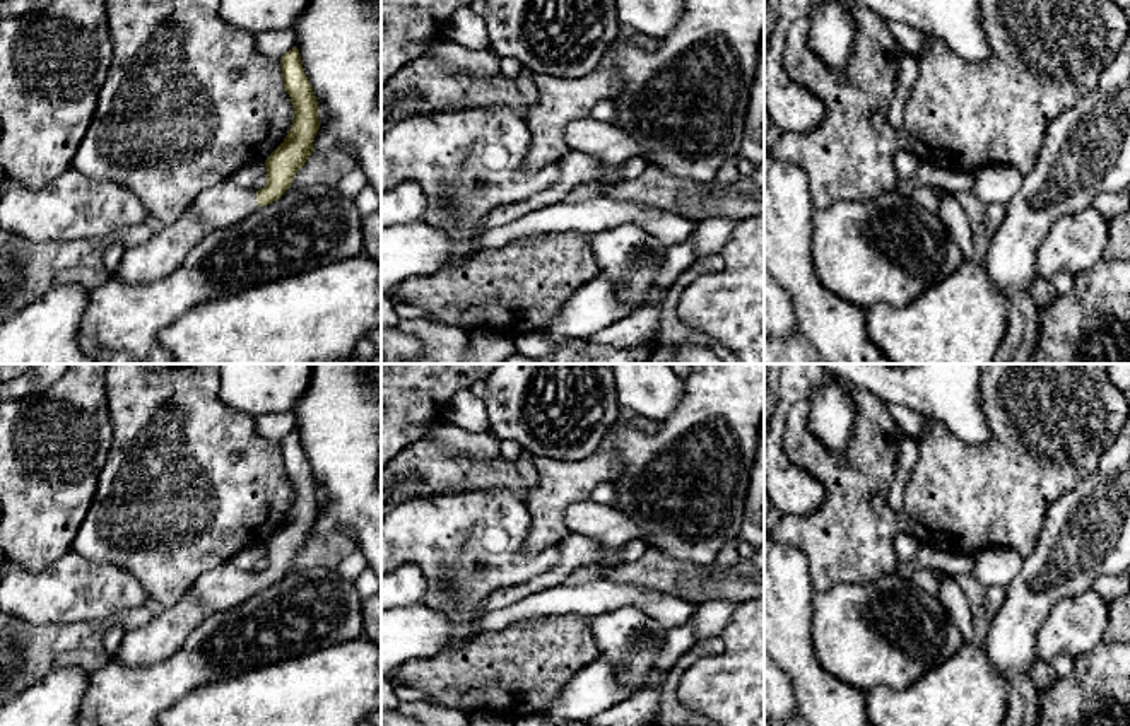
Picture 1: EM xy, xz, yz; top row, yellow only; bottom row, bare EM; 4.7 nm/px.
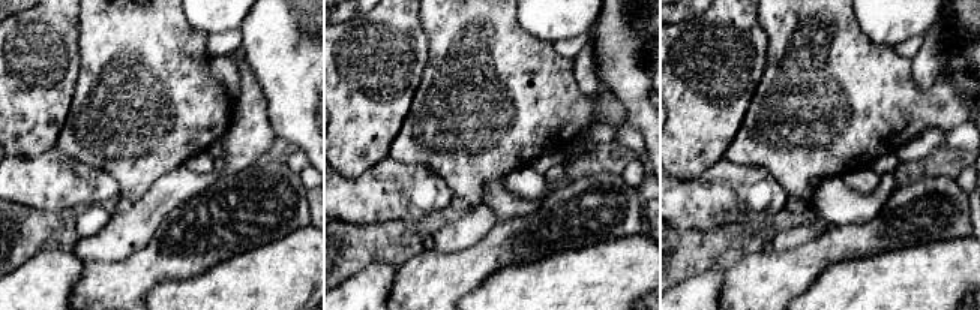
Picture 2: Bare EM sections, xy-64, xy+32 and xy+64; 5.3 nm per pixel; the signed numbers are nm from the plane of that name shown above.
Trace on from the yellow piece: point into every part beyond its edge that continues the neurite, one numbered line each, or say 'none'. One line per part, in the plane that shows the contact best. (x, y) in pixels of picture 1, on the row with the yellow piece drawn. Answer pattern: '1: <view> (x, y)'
1: xy (226, 202)

